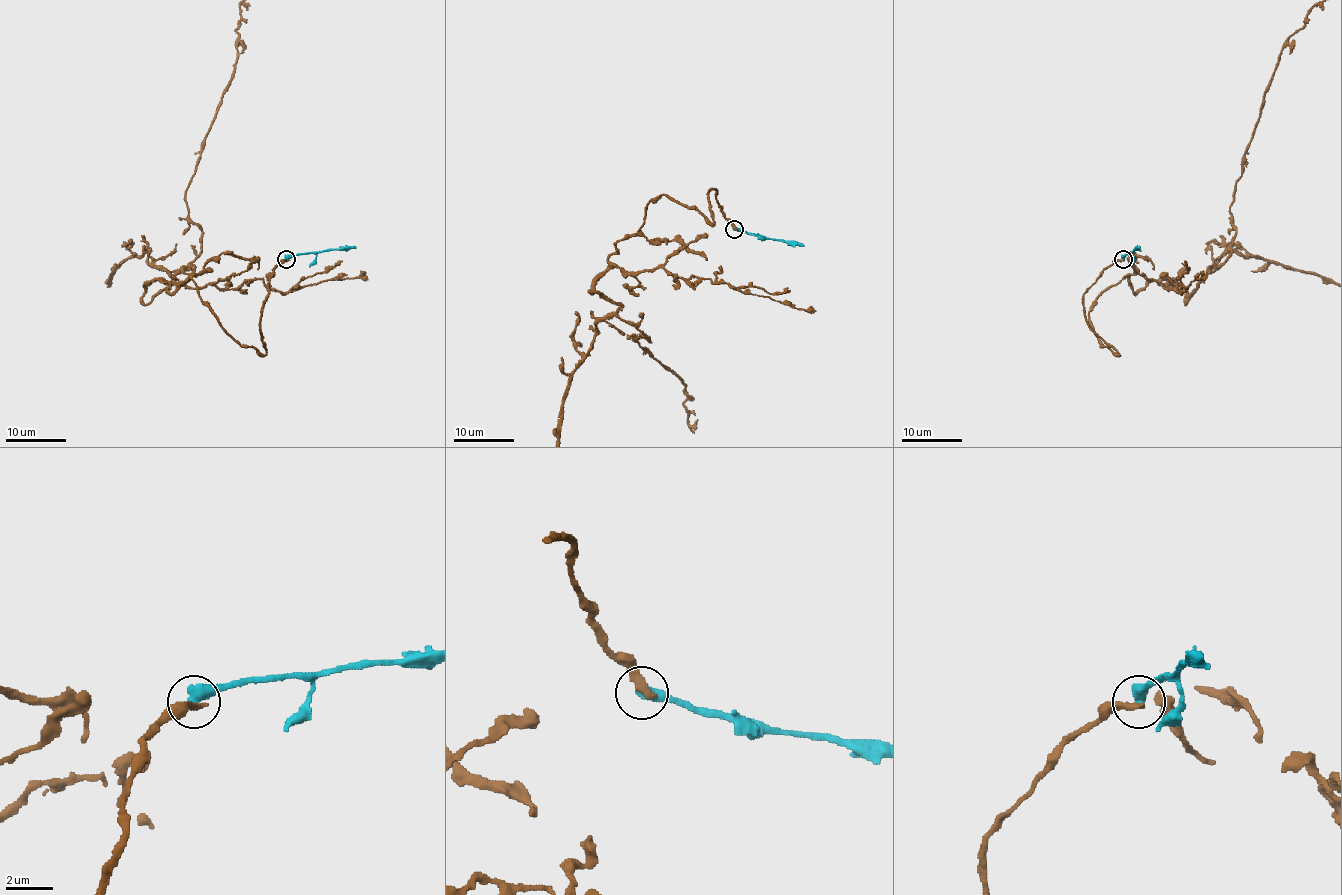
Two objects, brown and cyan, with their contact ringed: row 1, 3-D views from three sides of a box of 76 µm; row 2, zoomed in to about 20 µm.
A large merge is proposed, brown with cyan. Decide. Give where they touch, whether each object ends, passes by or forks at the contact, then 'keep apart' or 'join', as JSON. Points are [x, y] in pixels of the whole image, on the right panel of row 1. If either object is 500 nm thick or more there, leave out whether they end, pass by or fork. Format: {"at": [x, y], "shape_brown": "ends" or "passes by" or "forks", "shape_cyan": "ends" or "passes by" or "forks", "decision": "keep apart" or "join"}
{"at": [1123, 259], "decision": "keep apart"}

